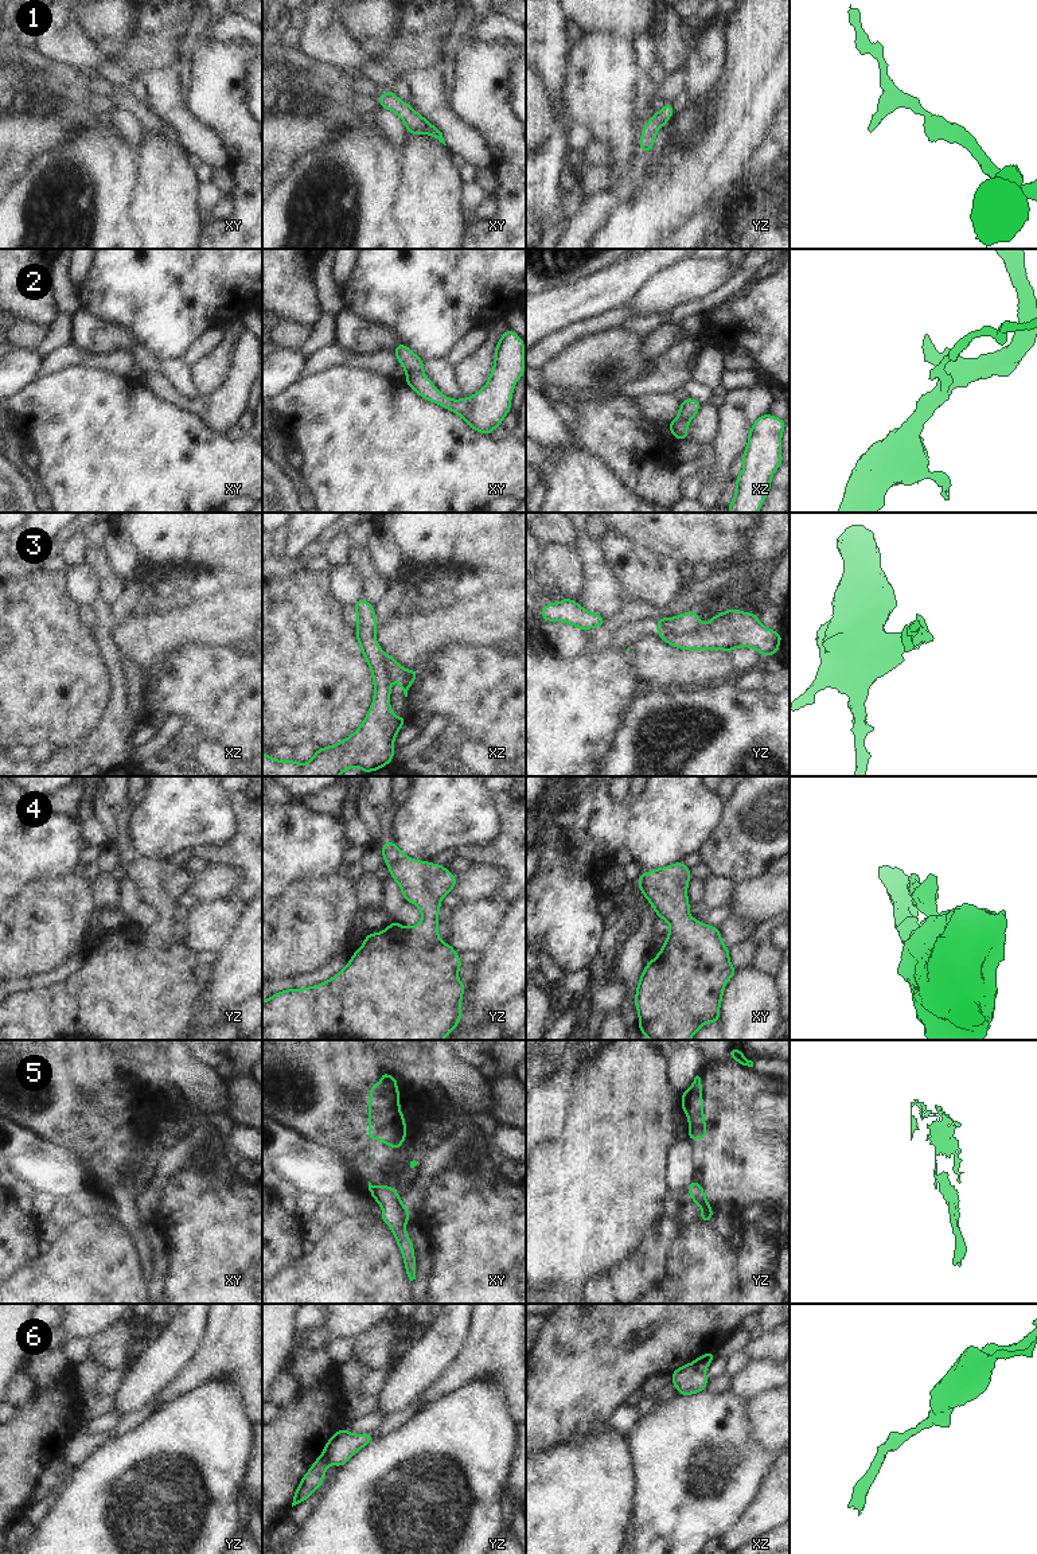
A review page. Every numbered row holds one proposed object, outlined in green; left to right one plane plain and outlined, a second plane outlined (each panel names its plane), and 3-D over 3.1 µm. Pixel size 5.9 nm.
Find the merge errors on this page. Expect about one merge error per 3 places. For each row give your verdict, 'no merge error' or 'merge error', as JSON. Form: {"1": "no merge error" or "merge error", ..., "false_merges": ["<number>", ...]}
{"1": "no merge error", "2": "merge error", "3": "no merge error", "4": "no merge error", "5": "merge error", "6": "merge error", "false_merges": ["2", "5", "6"]}

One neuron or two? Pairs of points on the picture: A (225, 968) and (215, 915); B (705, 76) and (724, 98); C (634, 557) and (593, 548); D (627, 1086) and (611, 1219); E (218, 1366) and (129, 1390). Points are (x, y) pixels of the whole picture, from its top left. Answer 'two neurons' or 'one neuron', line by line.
A: two neurons
B: two neurons
C: two neurons
D: one neuron
E: two neurons

